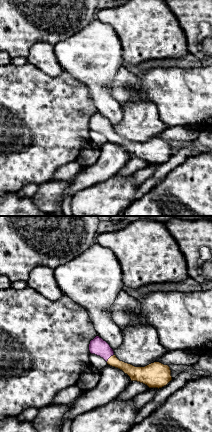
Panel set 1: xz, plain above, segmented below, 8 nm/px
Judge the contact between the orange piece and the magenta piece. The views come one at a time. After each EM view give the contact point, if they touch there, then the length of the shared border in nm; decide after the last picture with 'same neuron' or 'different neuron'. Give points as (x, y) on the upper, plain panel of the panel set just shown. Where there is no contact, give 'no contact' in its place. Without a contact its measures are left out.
(109, 134) | 90 nm

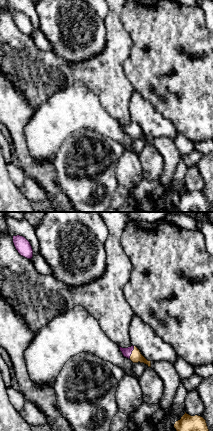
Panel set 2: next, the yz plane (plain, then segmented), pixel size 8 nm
(132, 128) | 110 nm

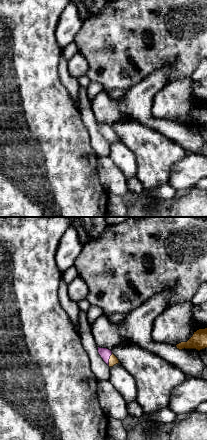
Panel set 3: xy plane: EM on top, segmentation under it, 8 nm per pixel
(109, 135) | 110 nm

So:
same neuron

